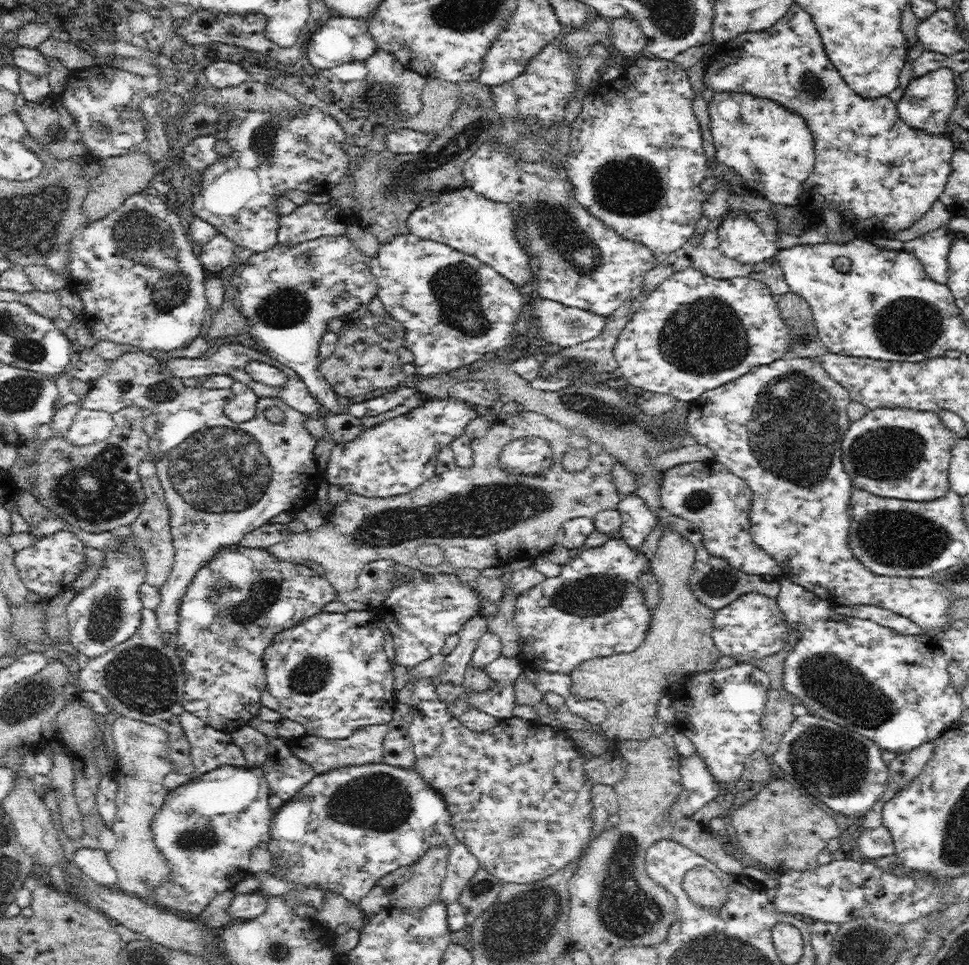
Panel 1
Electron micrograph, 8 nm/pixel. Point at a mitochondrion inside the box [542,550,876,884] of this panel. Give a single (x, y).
(843, 774)

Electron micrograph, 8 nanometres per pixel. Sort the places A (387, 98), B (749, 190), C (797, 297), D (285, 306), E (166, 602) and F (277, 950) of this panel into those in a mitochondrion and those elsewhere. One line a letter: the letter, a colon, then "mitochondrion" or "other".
A: mitochondrion
B: other
C: other
D: mitochondrion
E: other
F: mitochondrion

